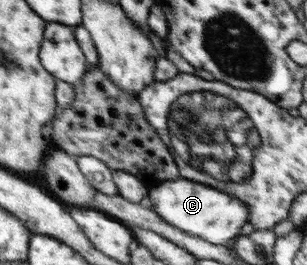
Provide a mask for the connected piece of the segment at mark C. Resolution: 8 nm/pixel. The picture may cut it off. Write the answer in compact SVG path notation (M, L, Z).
M186 178L163 181L148 189L153 201L152 210L164 221L178 227L182 232L200 237L213 245L231 245L240 237L240 231L249 222L250 210L239 198L230 197L214 186L204 185Z

